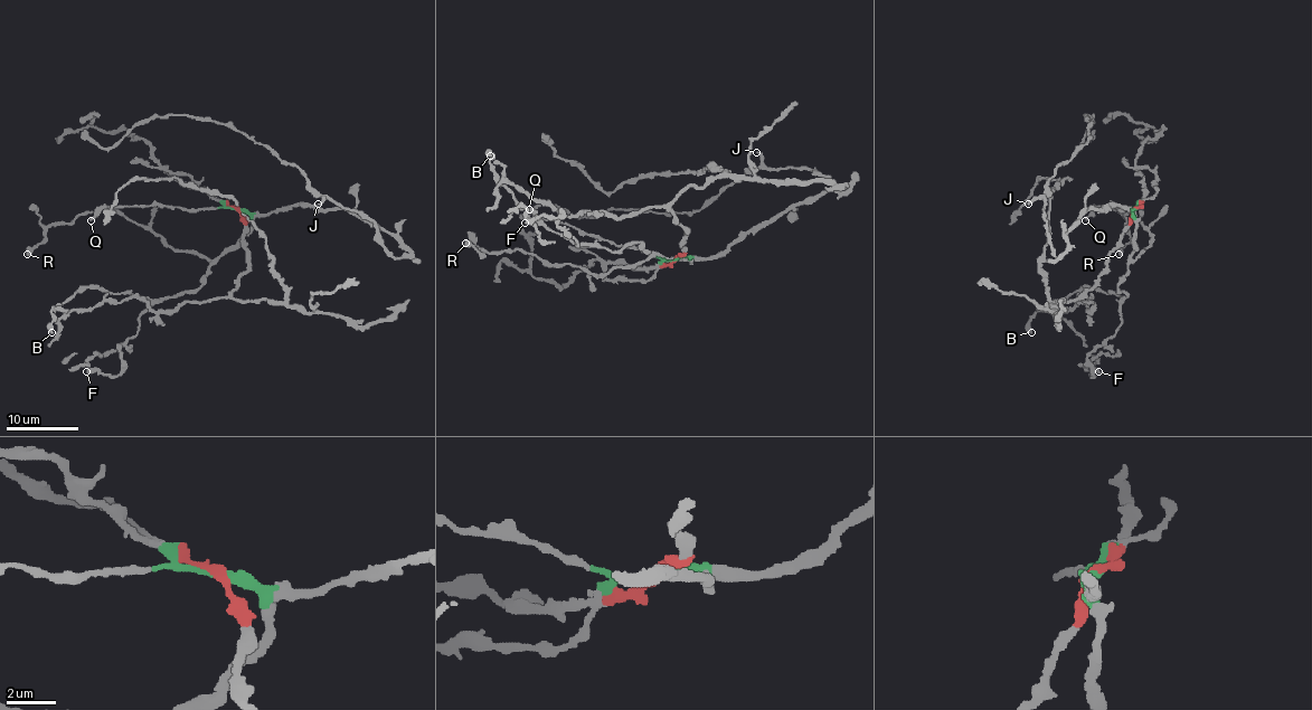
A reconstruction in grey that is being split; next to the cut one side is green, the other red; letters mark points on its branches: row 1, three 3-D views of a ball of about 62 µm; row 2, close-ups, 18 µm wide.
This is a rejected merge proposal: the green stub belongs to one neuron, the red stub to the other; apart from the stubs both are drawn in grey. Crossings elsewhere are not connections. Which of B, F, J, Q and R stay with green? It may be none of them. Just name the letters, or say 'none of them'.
B, F, J, Q, R

